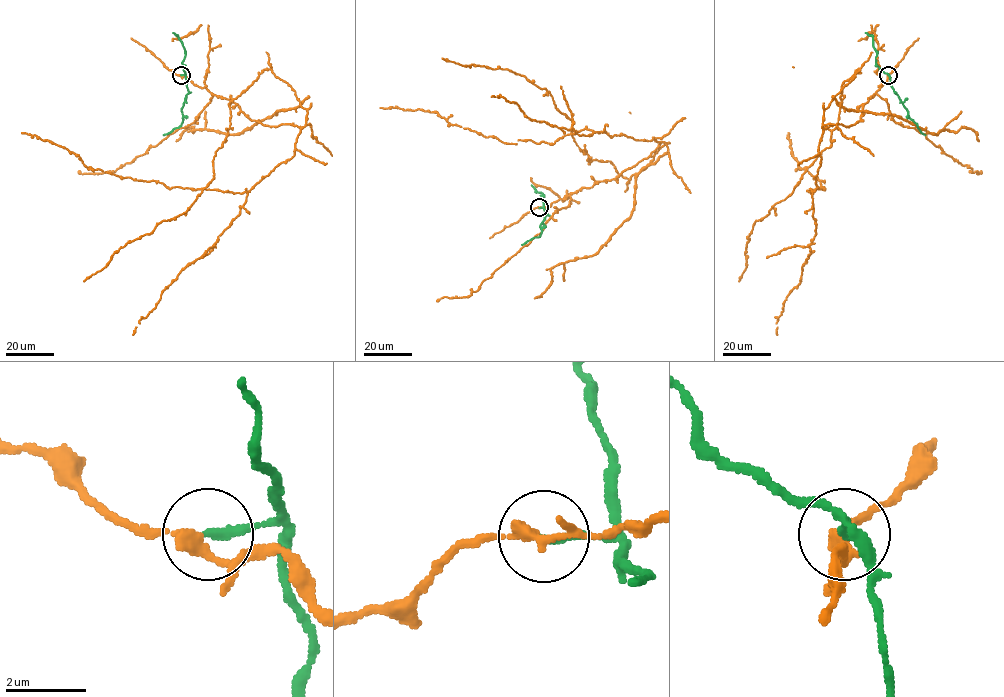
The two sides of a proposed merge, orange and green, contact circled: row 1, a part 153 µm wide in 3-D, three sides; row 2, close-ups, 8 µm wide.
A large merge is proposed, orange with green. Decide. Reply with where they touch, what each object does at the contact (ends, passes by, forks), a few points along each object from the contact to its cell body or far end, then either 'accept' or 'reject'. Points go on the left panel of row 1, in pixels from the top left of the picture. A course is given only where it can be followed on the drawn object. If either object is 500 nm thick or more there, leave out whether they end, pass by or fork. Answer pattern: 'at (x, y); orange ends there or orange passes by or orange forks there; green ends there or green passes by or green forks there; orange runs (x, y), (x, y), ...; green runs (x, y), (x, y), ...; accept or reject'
at (181, 75); orange passes by; green ends there; orange runs (181, 75), (251, 120), (305, 125), (294, 90), (264, 69), (230, 105), (213, 178), (193, 203), (83, 281); green runs (181, 75), (185, 76), (188, 92), (181, 109), (183, 120), (163, 135); reject

